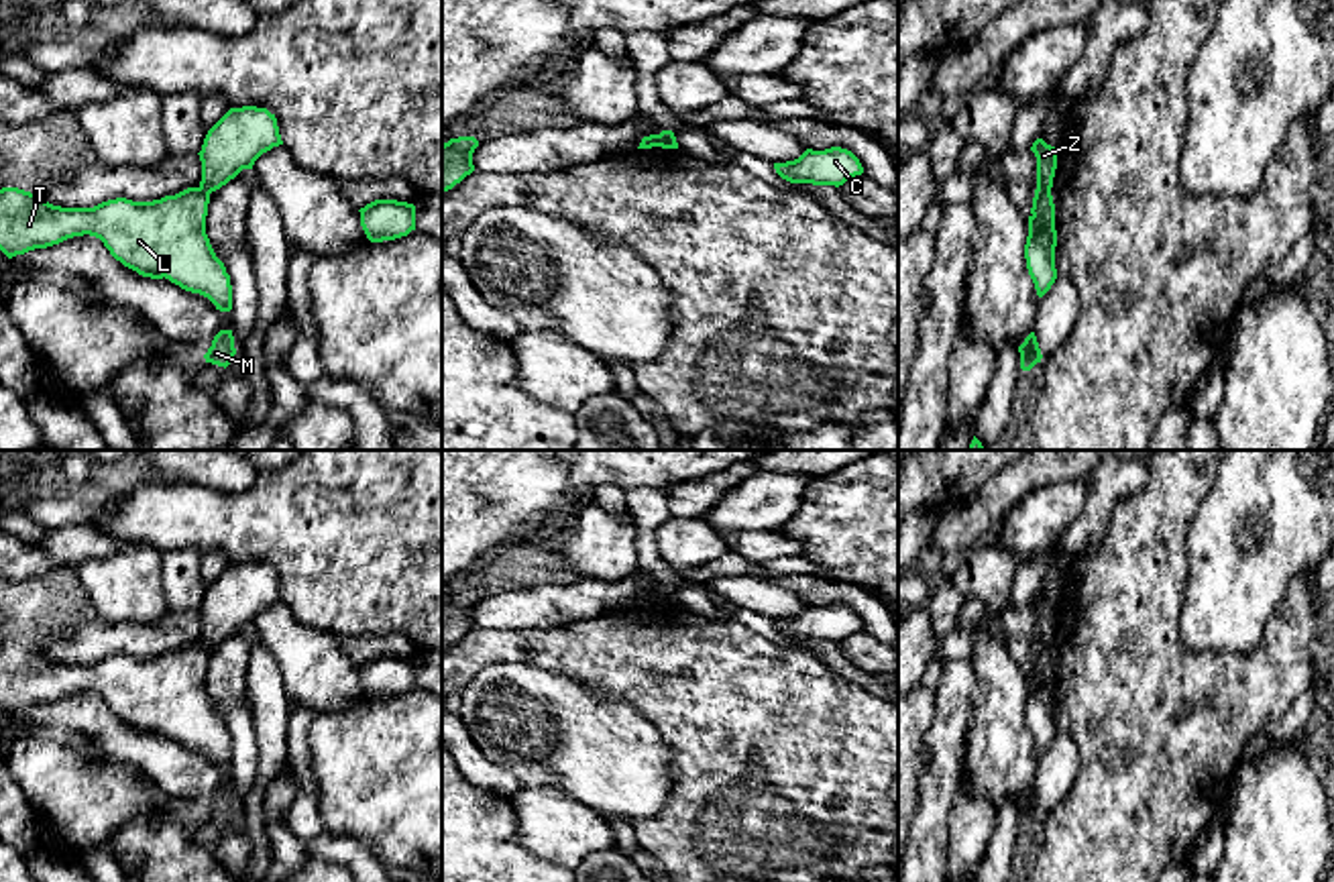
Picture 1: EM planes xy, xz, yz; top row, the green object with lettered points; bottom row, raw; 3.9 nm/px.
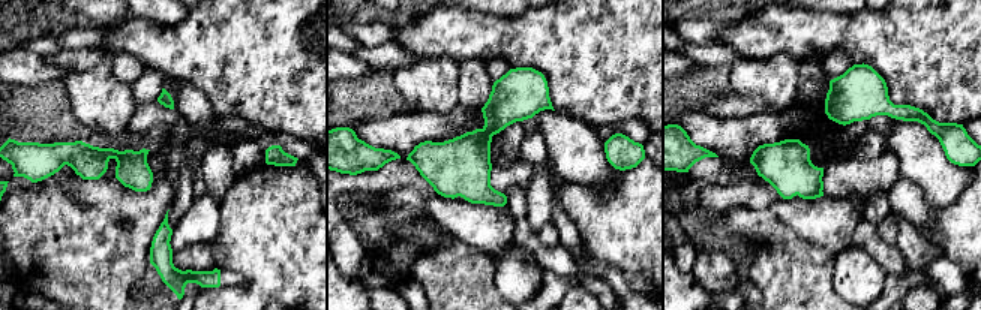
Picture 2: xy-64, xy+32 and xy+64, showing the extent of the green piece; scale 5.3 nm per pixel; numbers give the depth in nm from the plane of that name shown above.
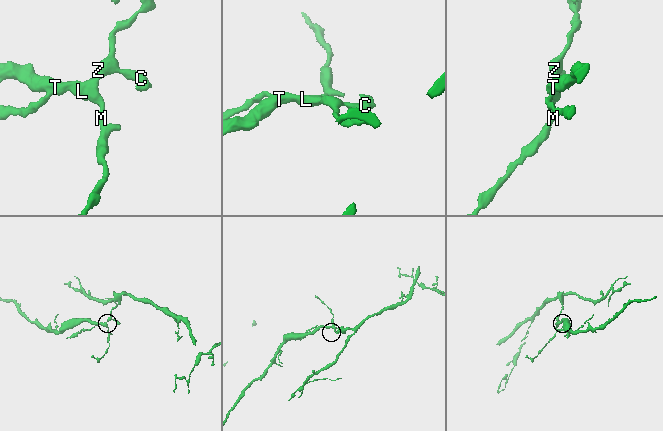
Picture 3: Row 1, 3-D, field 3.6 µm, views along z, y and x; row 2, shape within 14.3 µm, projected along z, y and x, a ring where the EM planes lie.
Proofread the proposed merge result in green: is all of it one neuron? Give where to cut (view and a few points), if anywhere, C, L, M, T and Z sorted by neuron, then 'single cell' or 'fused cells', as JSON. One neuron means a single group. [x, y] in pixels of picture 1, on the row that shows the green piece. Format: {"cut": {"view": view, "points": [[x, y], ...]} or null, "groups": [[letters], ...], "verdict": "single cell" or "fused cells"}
{"cut": {"view": "yz", "points": [[1037, 188], [1049, 192]]}, "groups": [["C", "Z"], ["L", "M", "T"]], "verdict": "fused cells"}

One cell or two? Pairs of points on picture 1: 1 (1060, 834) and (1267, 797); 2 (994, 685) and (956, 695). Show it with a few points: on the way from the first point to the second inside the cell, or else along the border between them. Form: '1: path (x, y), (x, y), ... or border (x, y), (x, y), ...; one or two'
1: border (1243, 756), (1225, 799); two
2: border (970, 660), (974, 691), (966, 738); two

